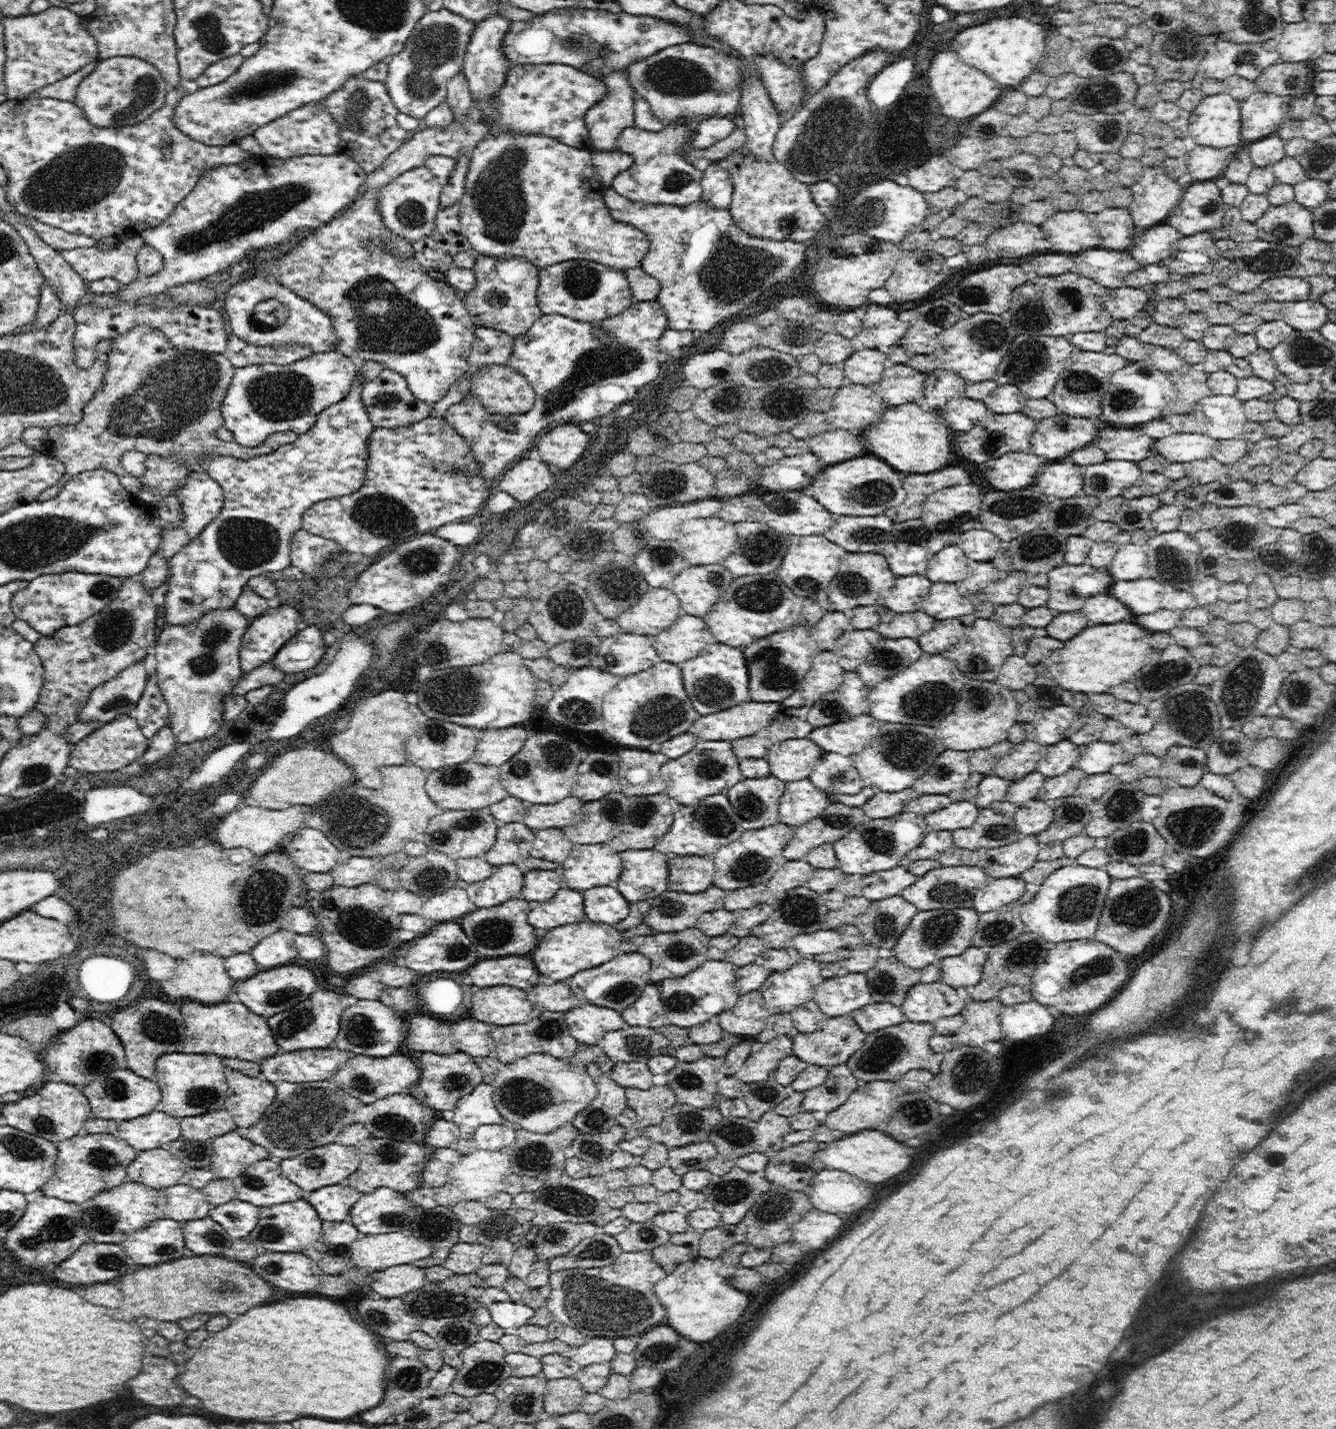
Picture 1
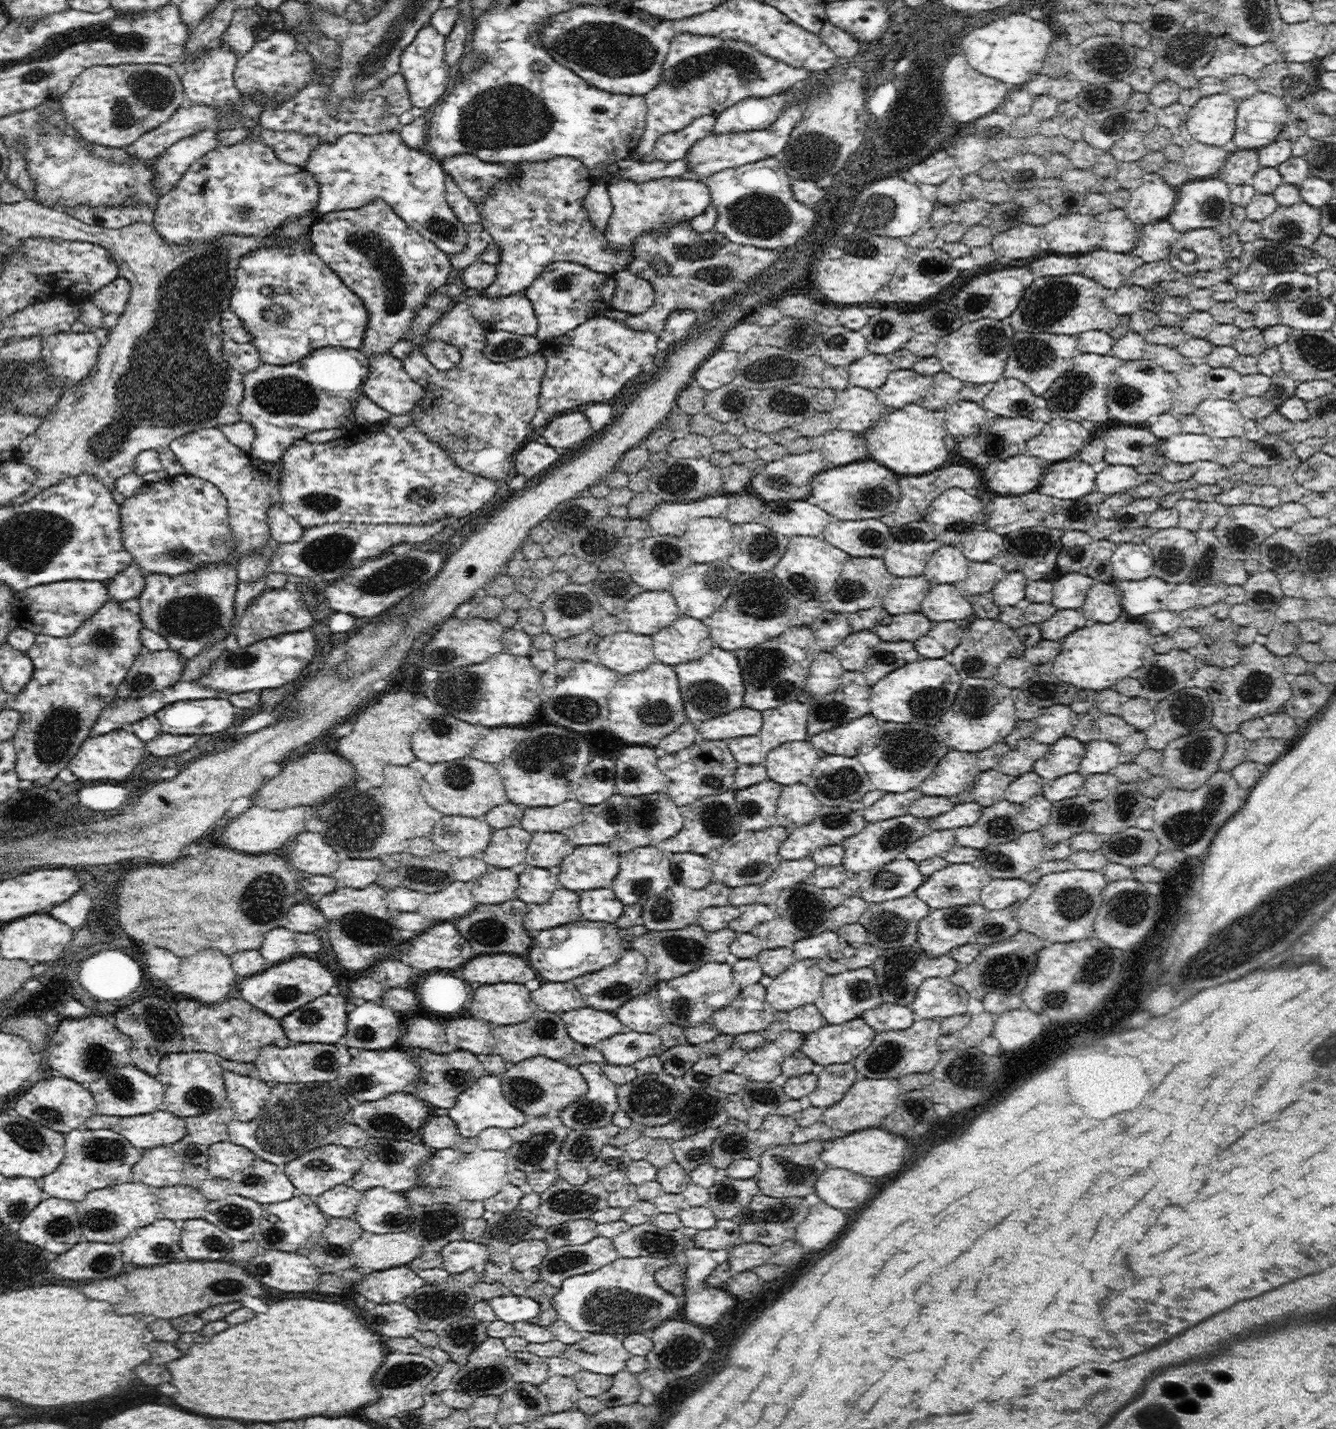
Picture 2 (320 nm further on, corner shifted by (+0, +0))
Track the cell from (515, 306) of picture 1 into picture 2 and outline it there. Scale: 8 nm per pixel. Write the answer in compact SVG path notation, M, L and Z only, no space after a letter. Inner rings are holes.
M527 291L496 298L478 292L468 297L467 303L472 317L486 332L506 331L534 336L538 330L536 312Z

